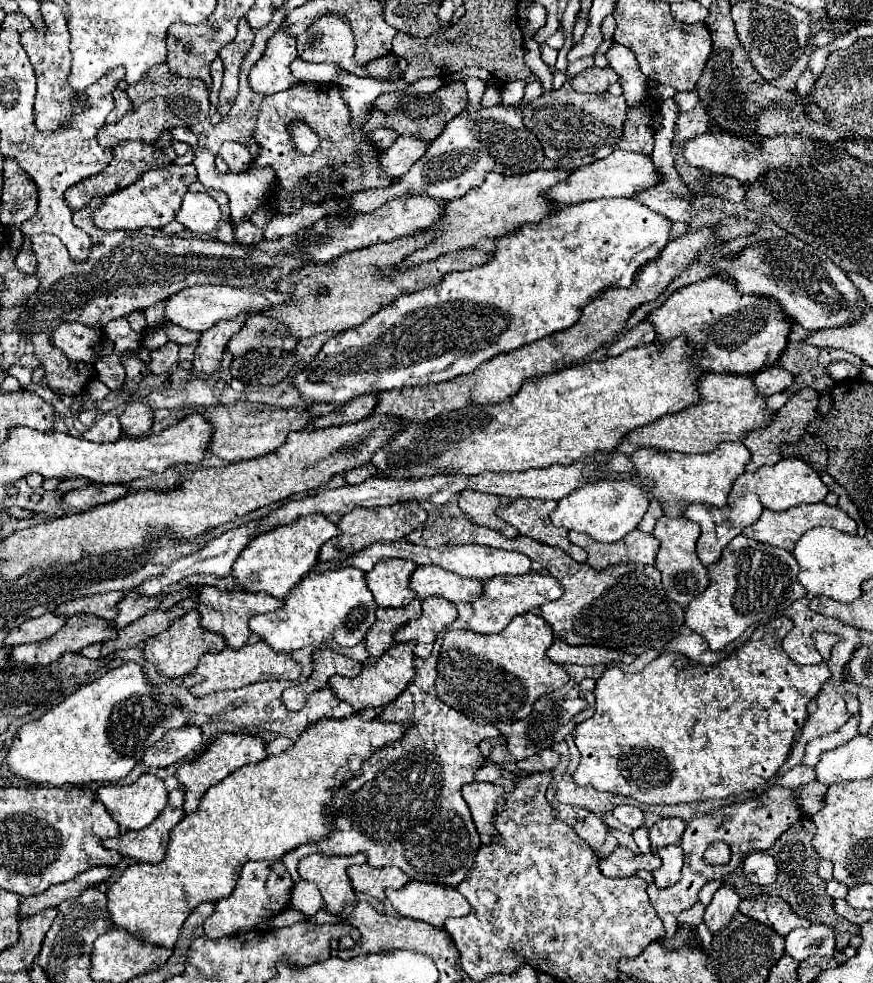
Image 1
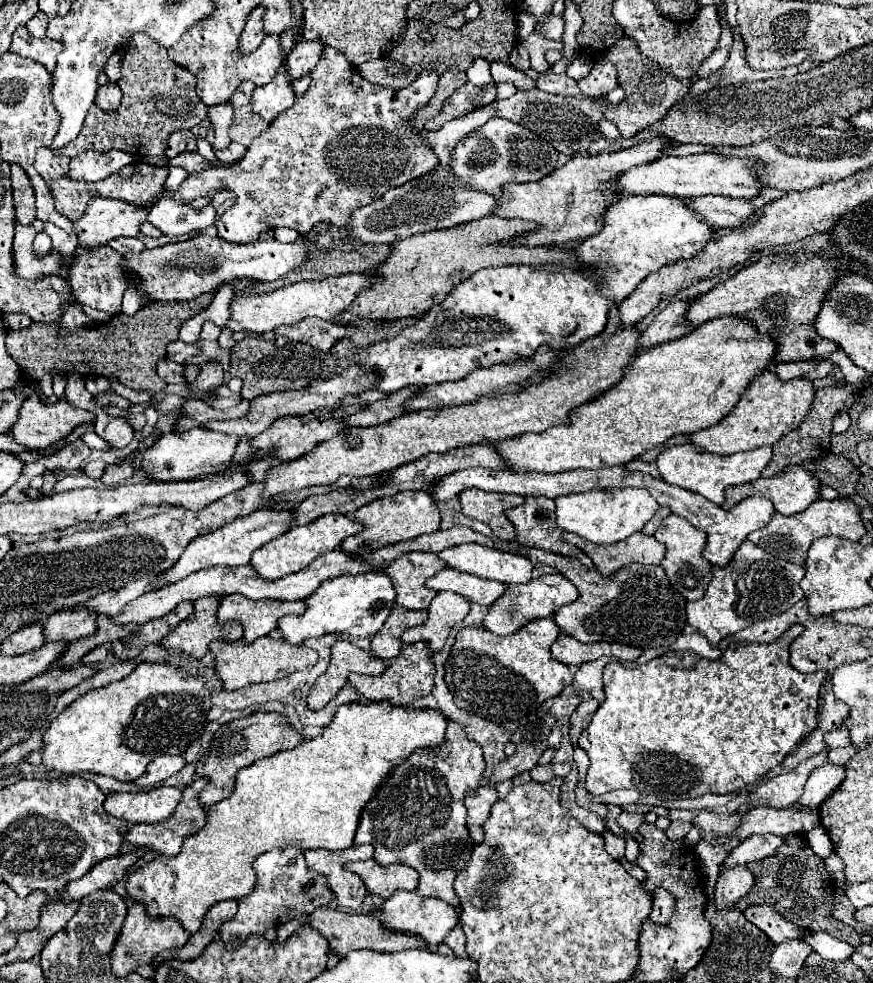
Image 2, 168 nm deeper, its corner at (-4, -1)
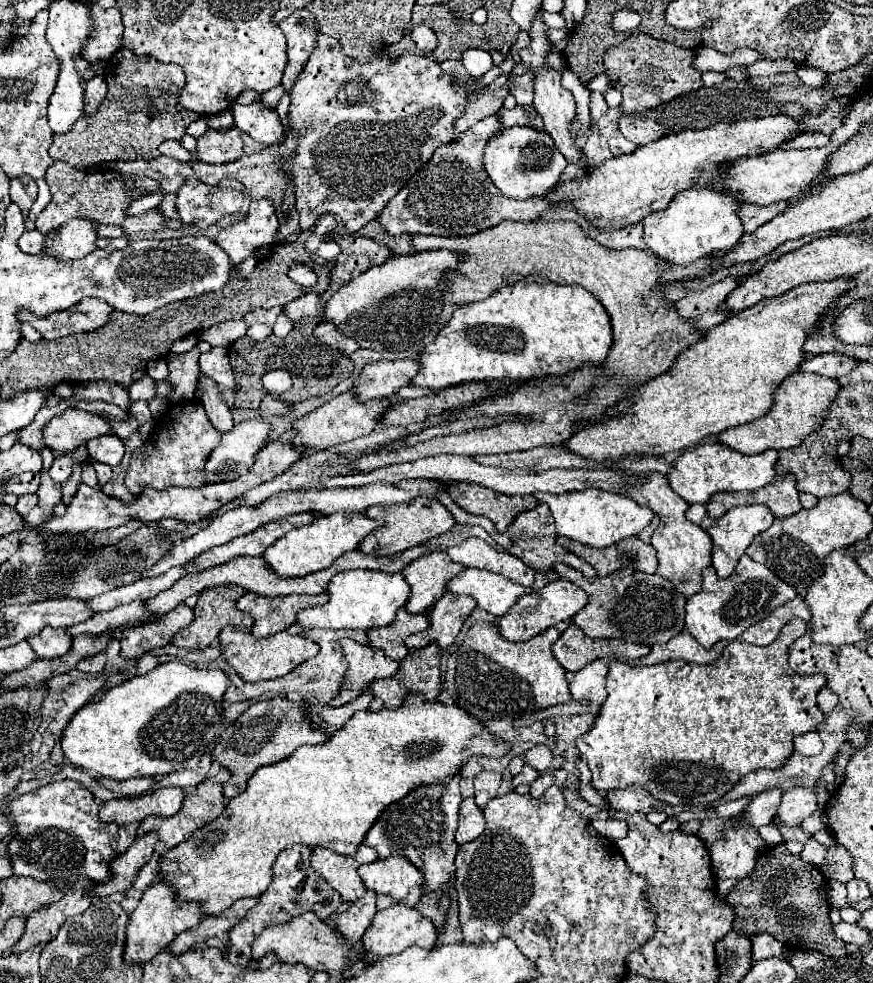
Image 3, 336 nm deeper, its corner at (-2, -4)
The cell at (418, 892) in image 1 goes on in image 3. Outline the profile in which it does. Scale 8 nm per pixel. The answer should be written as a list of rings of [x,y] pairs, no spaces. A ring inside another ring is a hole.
[[[401,903],[385,909],[385,911],[379,911],[373,919],[373,923],[369,925],[369,929],[365,931],[365,935],[361,937],[361,945],[363,945],[363,957],[365,961],[371,965],[387,955],[395,955],[395,953],[401,953],[405,951],[407,947],[421,947],[421,949],[431,949],[437,941],[437,933],[433,929],[433,923],[423,917],[421,913],[417,913],[415,907],[405,907]]]

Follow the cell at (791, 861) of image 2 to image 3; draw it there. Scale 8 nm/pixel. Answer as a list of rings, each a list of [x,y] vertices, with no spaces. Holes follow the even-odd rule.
[[[785,845],[765,847],[749,877],[741,879],[727,895],[727,901],[735,909],[733,929],[741,935],[753,937],[757,933],[769,933],[777,941],[795,947],[817,951],[823,955],[845,957],[845,943],[835,937],[829,919],[829,901],[825,879],[817,865],[805,863],[799,855],[791,855]]]

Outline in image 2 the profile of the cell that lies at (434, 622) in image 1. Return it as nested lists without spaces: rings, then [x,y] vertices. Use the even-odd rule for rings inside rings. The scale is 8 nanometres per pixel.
[[[437,592],[427,612],[429,618],[421,626],[407,628],[401,640],[405,644],[423,640],[429,644],[429,650],[435,654],[445,646],[449,630],[469,614],[469,602],[455,592]]]

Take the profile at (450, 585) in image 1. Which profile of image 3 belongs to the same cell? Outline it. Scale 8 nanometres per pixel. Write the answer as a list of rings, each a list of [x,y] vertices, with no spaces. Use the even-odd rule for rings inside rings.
[[[465,569],[461,575],[449,581],[447,587],[451,593],[473,597],[479,609],[485,609],[495,617],[505,615],[517,603],[517,597],[533,591],[531,587],[517,585],[503,575],[483,569]]]

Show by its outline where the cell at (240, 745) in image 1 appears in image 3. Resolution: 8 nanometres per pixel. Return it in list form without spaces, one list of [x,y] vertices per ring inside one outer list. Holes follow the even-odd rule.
[[[289,699],[253,703],[231,727],[221,733],[217,747],[213,749],[213,761],[219,761],[233,773],[233,777],[223,785],[225,799],[229,801],[245,791],[255,769],[287,759],[301,745],[321,745],[325,741],[329,741],[329,735],[319,725],[311,723],[311,719],[307,719],[305,703],[295,703]]]

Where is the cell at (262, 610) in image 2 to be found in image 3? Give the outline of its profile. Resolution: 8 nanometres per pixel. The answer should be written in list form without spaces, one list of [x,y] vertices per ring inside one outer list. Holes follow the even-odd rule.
[[[247,593],[237,601],[241,611],[253,615],[255,625],[251,633],[255,637],[269,637],[279,631],[289,629],[301,609],[323,605],[329,601],[327,593],[321,595],[283,595],[283,597],[263,597],[257,593]]]

